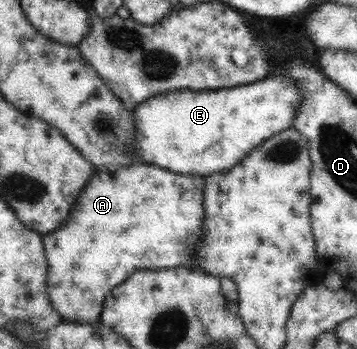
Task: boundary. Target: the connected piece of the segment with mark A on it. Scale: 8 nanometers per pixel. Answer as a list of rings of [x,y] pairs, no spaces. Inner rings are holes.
[[[138,162],[128,167],[96,169],[64,225],[42,236],[48,264],[47,296],[54,311],[66,322],[100,323],[105,297],[131,273],[141,269],[192,268],[193,253],[205,231],[204,186],[202,176],[182,175]]]

